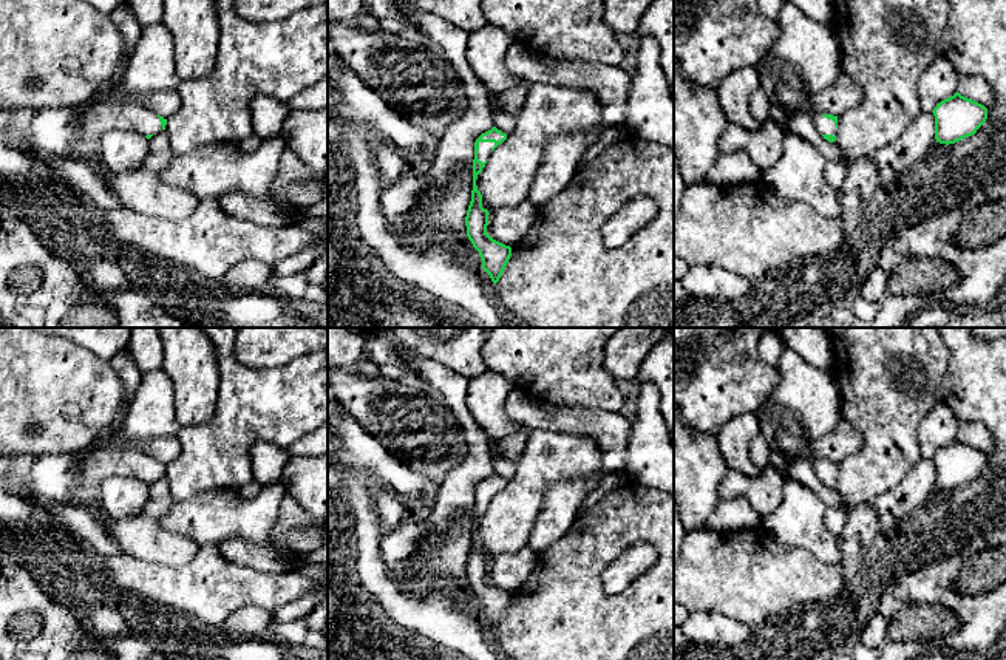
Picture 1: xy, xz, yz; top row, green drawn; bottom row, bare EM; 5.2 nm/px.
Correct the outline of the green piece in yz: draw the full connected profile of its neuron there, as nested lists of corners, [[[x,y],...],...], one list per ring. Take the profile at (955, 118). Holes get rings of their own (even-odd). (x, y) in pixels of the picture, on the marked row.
[[[958,91],[936,104],[932,113],[935,116],[935,139],[946,145],[975,134],[987,119],[984,105],[961,96]]]

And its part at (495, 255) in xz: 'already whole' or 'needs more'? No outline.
needs more

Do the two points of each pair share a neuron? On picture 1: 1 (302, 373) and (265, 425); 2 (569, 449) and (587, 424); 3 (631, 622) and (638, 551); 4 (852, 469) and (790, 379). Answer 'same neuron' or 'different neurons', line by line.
1: same neuron
2: different neurons
3: different neurons
4: different neurons

